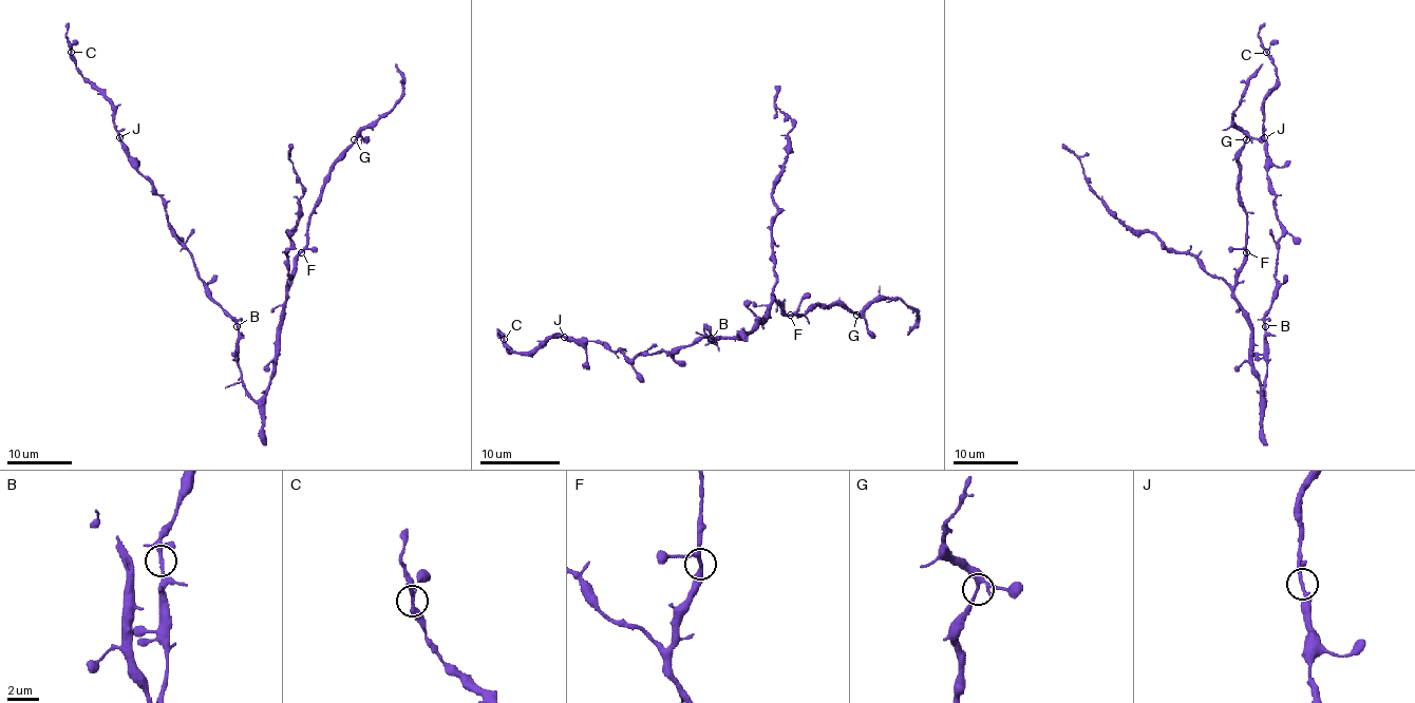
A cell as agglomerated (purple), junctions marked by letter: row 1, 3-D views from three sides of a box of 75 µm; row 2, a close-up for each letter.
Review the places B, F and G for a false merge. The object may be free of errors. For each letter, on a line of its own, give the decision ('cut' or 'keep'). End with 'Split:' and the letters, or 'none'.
B: keep
F: keep
G: keep
Split: none

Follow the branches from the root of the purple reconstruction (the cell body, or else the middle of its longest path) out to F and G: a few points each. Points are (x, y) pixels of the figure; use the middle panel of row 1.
F: (718, 337), (738, 337), (749, 334), (767, 315), (774, 299), (790, 315)
G: (718, 337), (749, 334), (774, 299), (789, 315), (803, 315), (812, 305), (845, 305), (856, 315)

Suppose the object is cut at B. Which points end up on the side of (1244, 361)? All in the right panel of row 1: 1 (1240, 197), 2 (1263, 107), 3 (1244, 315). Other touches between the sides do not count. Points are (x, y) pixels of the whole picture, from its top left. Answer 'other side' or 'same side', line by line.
1: same side
2: other side
3: same side

